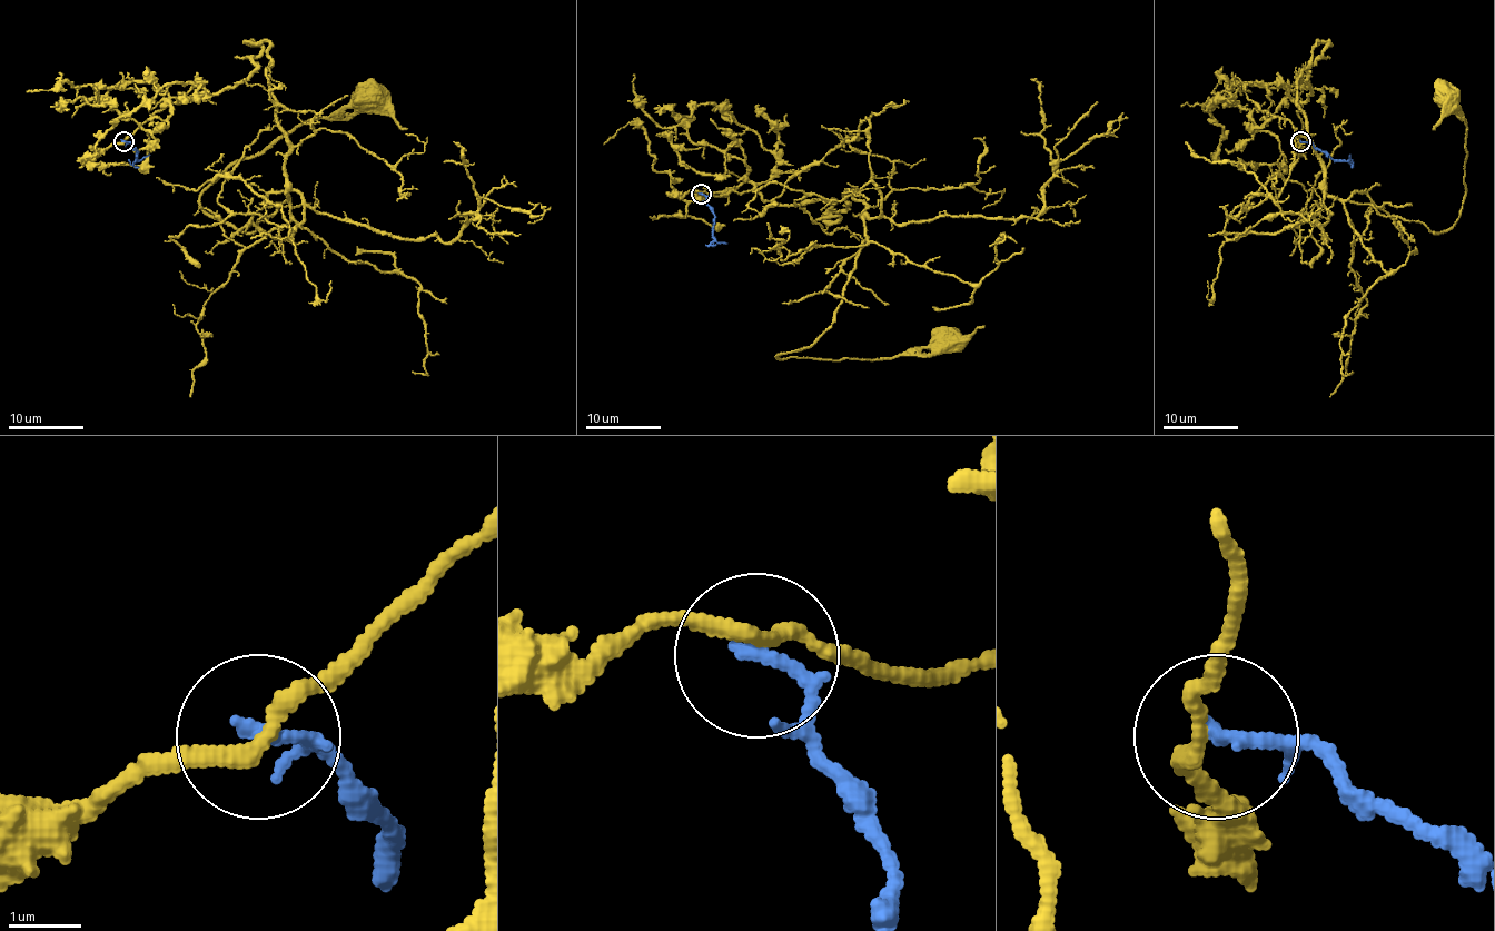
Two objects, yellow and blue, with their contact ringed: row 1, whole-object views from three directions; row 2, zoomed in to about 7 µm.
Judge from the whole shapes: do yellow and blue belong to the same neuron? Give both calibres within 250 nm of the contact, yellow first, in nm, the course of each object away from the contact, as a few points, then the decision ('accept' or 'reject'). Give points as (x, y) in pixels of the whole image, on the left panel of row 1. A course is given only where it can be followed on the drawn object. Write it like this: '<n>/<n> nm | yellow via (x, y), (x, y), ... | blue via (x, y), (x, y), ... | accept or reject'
220/200 nm | yellow via (122, 141), (235, 88), (256, 67), (248, 42), (268, 42), (287, 200), (254, 231), (199, 196), (366, 95) | blue via (122, 141), (128, 141), (138, 151), (136, 160), (149, 155) | reject

